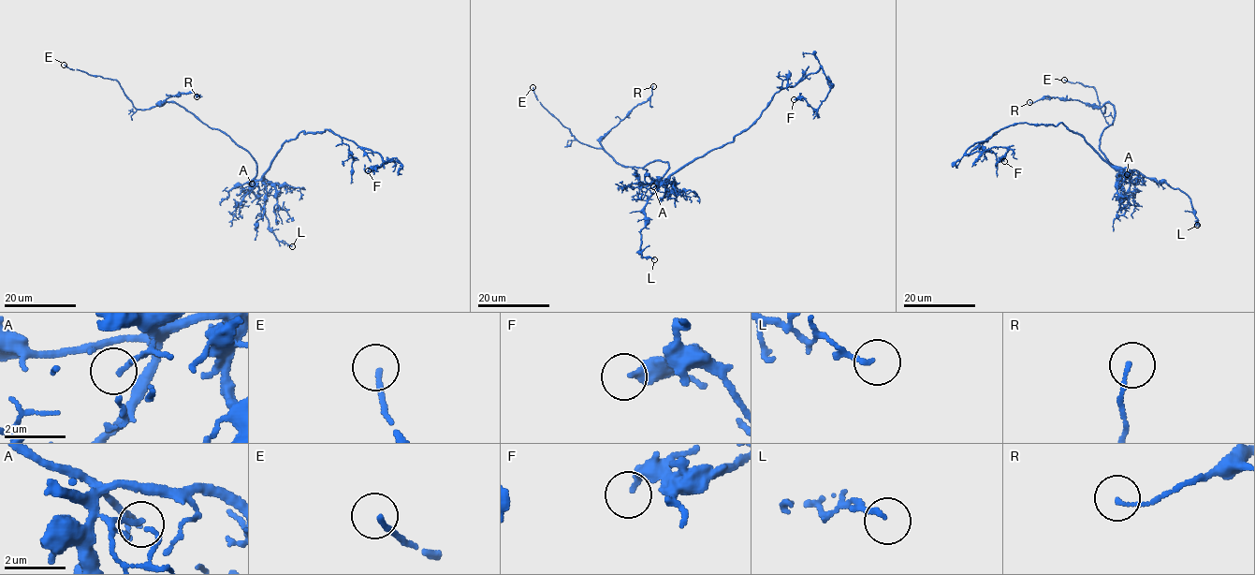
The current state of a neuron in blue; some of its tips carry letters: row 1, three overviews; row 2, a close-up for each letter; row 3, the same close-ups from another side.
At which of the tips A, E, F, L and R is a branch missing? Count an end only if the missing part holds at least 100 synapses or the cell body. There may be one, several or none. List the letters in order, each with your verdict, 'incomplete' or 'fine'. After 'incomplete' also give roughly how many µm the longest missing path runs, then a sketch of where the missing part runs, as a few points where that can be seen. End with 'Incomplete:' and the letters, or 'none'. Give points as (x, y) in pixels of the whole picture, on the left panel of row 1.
A: fine
E: incomplete; missing 30 µm; course (64, 65), (106, 36), (142, 25)
F: fine
L: fine
R: fine
Incomplete: E

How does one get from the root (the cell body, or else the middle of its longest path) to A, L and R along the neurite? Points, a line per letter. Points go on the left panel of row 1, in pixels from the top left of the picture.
A: (265, 171), (260, 179), (252, 184)
L: (265, 171), (260, 179), (252, 181), (250, 189), (258, 197), (270, 231), (292, 246)
R: (265, 171), (255, 180), (255, 160), (226, 135), (174, 102), (160, 105), (181, 93), (197, 96)

